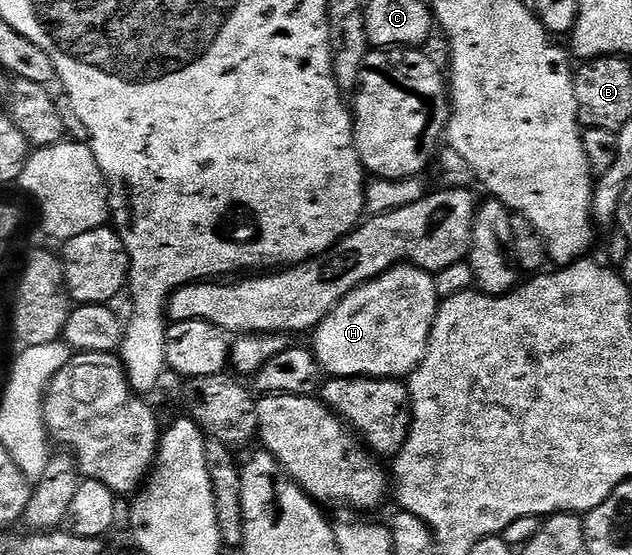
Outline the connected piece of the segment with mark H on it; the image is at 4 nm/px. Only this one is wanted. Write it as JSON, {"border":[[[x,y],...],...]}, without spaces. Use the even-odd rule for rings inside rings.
{"border":[[[401,262],[376,279],[360,285],[346,298],[339,300],[328,312],[328,317],[314,329],[310,347],[316,353],[316,360],[329,377],[334,376],[377,376],[383,380],[399,380],[412,375],[428,349],[430,330],[438,307],[436,284],[433,273]]]}

